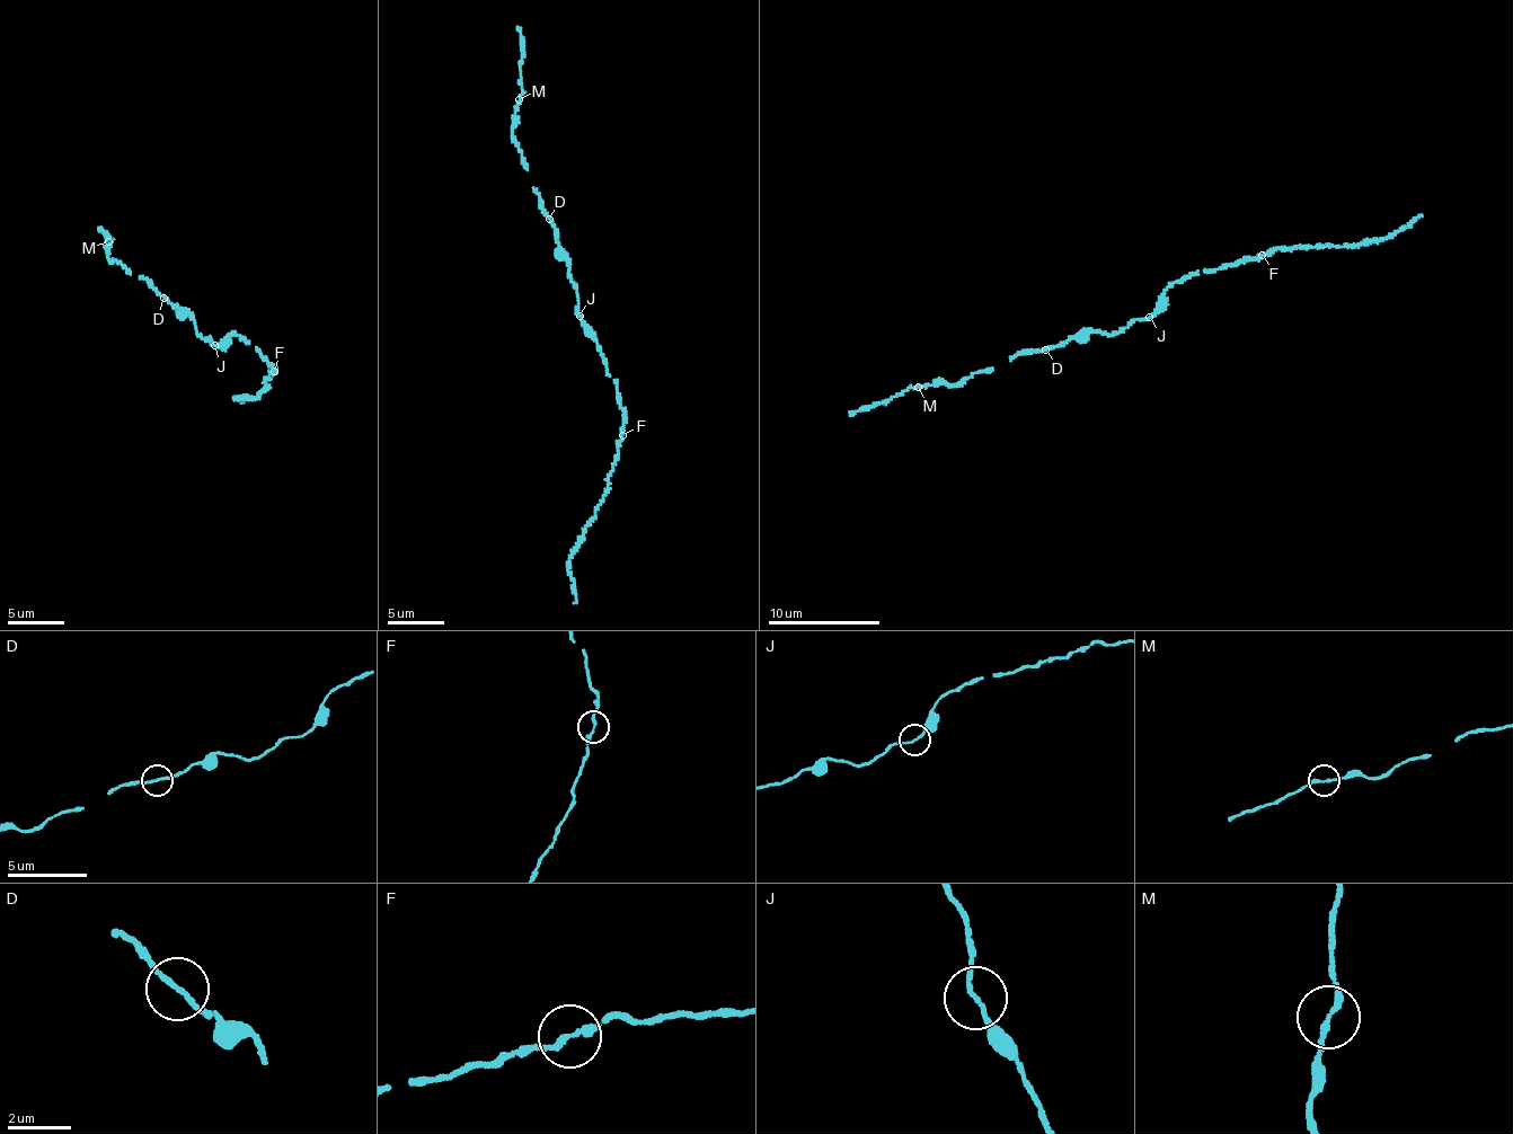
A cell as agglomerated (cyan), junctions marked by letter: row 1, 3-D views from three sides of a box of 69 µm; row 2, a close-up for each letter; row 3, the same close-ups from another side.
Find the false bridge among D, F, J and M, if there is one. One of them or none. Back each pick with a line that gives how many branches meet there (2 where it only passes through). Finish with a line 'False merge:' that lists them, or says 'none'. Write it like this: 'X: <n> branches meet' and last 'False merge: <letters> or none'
False merge: none

